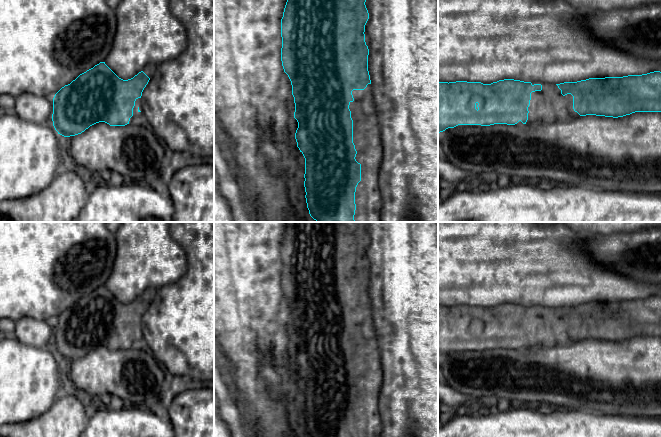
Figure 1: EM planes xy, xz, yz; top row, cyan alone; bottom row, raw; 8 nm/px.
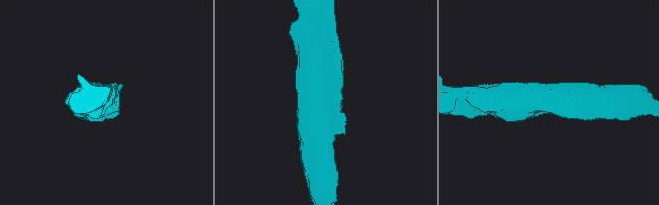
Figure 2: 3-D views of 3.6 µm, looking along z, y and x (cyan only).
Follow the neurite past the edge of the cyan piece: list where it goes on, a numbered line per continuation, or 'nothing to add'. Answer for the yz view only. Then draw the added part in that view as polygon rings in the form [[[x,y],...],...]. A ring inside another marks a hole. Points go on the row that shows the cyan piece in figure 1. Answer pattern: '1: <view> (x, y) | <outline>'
1: yz (546, 106) | [[[531,82],[541,84],[542,90],[531,93],[526,124],[550,124],[556,121],[567,121],[580,116],[573,109],[573,96],[563,96],[556,84],[546,82]]]

